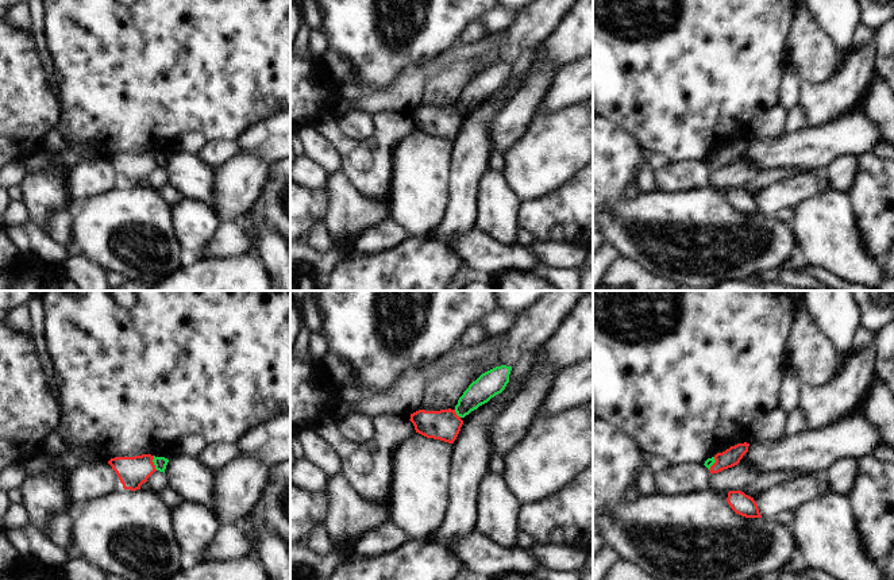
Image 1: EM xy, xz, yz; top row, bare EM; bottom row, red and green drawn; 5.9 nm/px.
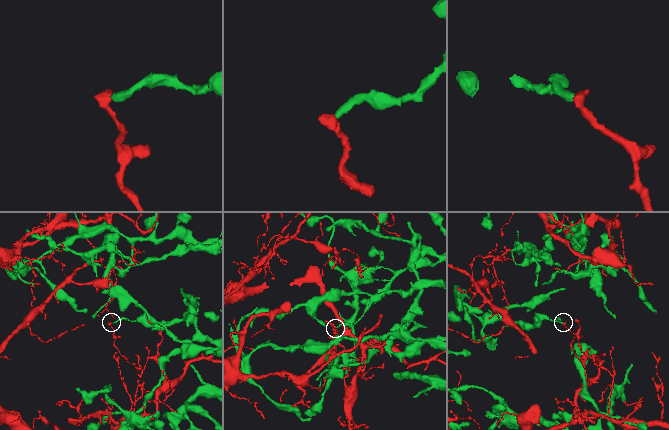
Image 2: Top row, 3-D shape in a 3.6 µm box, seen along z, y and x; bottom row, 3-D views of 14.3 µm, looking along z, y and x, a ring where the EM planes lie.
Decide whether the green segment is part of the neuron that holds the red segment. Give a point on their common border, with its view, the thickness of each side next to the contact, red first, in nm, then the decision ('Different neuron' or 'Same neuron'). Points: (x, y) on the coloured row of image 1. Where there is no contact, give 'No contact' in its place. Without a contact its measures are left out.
Touches red at xy (153, 463). Thickness 180 nm (red) against 70 nm. Different neuron

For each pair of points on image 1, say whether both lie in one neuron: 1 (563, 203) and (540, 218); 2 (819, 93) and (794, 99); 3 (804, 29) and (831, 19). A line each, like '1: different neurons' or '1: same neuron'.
1: same neuron
2: different neurons
3: different neurons

